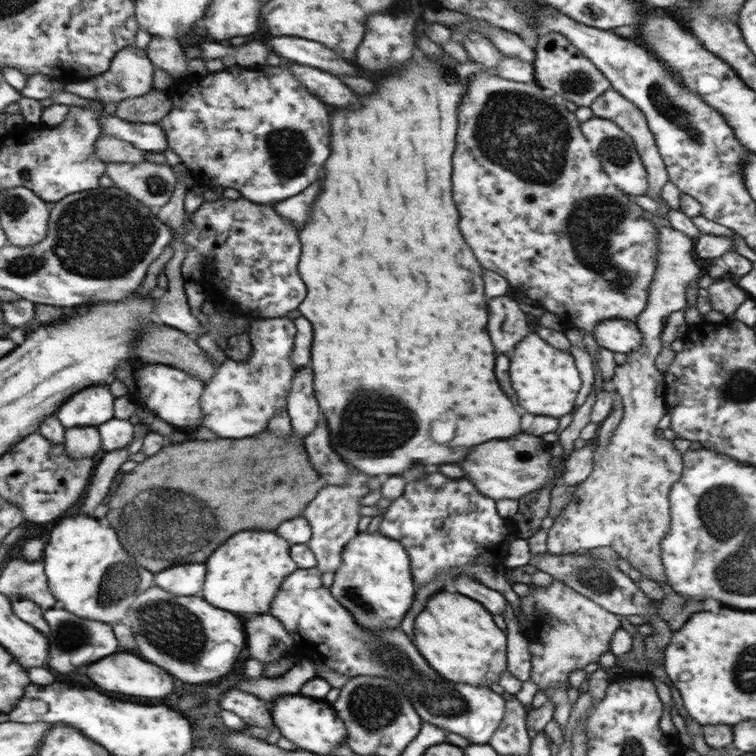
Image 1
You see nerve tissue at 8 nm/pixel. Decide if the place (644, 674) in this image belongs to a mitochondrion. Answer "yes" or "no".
no

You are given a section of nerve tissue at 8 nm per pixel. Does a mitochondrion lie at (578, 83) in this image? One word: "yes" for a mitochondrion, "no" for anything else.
yes

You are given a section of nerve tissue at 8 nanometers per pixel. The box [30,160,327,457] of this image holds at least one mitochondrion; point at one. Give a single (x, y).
(156, 185)

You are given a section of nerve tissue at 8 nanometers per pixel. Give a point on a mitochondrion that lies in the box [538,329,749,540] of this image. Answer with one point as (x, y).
(712, 506)

